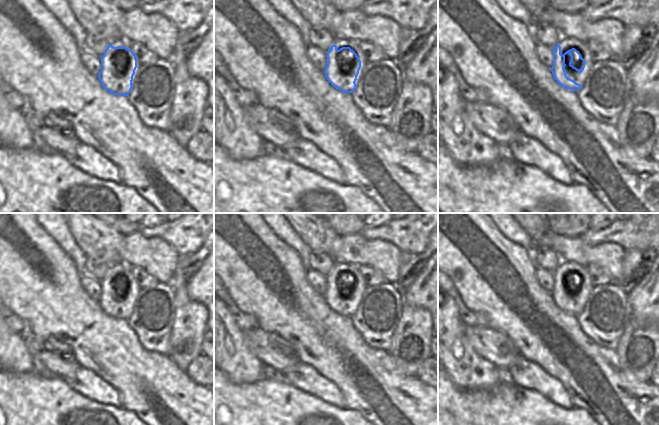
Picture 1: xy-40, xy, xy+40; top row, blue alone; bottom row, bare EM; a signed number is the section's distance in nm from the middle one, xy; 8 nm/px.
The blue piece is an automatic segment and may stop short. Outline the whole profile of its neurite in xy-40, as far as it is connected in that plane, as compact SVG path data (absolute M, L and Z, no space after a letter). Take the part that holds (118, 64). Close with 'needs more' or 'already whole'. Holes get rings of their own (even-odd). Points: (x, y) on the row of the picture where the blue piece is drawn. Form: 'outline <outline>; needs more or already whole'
outline M116 39L110 42L101 57L101 72L97 76L103 88L114 94L128 96L133 88L133 81L137 76L137 72L141 66L136 55L131 50L132 42L128 39Z; needs more

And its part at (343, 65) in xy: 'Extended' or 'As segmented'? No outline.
Extended

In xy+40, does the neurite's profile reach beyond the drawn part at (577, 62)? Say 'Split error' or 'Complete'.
Split error

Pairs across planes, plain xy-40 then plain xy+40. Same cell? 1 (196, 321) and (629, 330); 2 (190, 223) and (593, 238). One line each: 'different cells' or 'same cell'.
1: same cell
2: same cell

